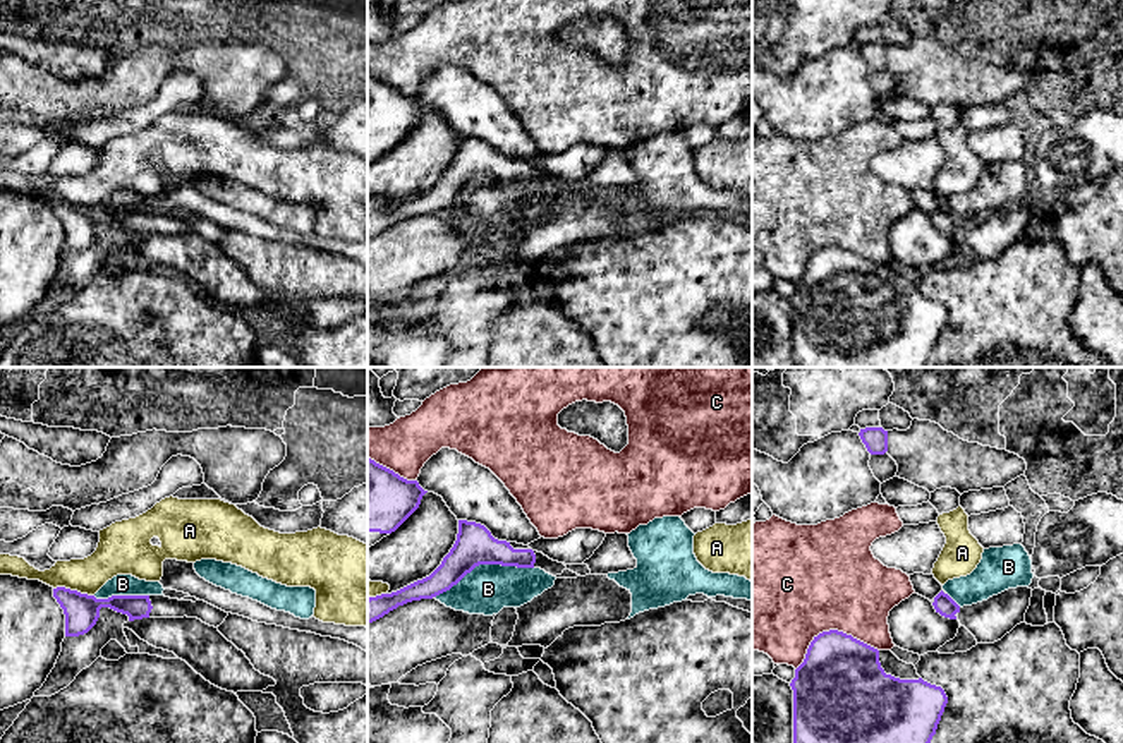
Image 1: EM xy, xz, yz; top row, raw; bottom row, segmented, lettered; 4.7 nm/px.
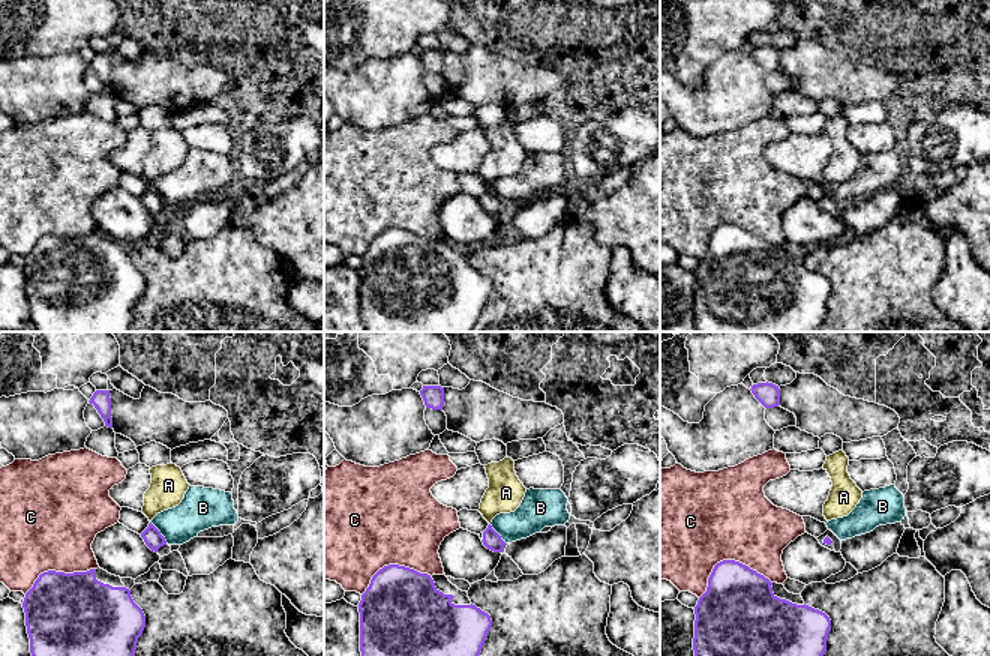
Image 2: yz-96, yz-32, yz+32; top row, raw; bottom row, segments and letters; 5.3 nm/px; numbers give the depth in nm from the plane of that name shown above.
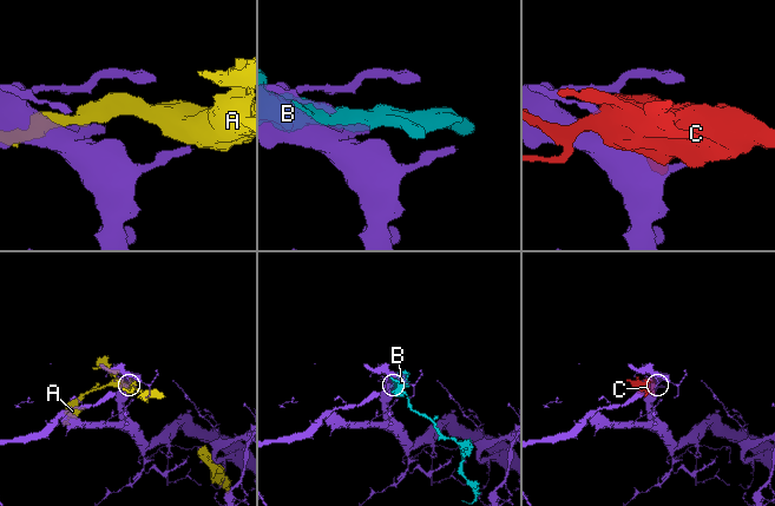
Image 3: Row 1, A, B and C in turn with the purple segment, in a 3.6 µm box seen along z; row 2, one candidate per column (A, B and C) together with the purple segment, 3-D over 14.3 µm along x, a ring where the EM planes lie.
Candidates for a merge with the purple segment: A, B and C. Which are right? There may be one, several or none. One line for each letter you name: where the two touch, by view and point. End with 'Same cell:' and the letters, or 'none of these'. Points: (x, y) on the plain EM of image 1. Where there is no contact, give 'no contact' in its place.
Same cell: none of these

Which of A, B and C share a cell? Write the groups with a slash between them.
A / B / C

